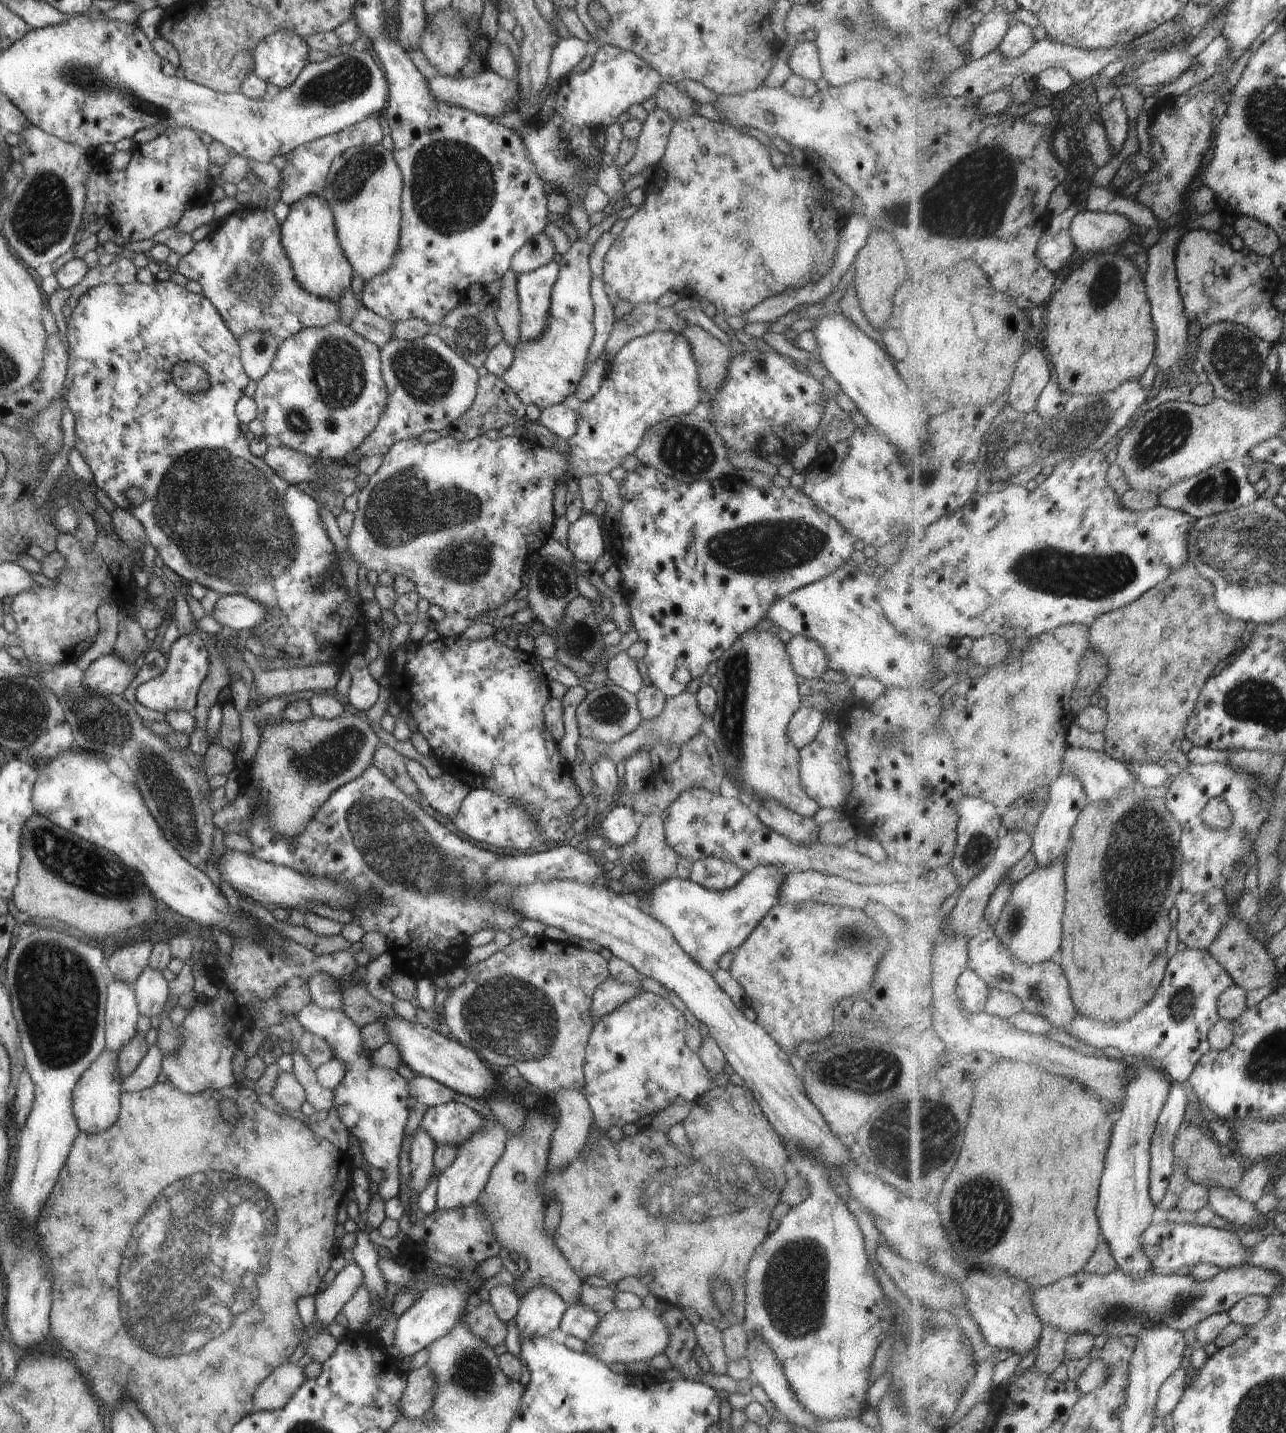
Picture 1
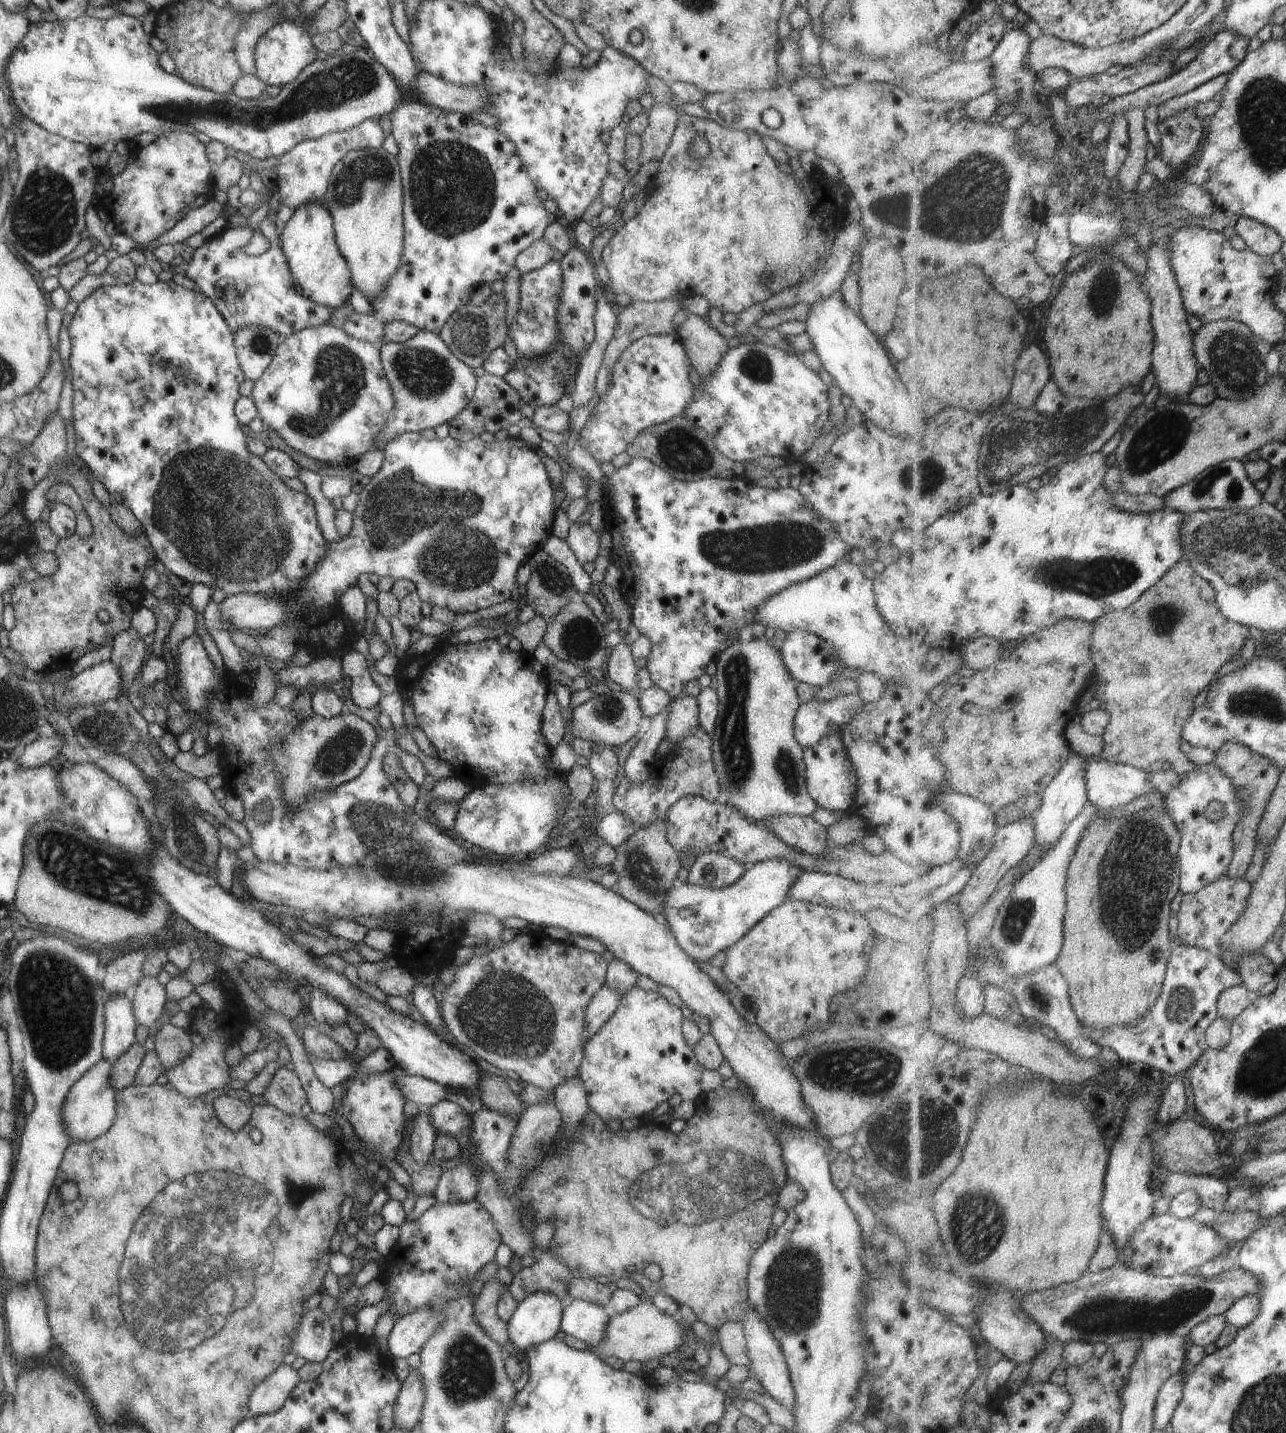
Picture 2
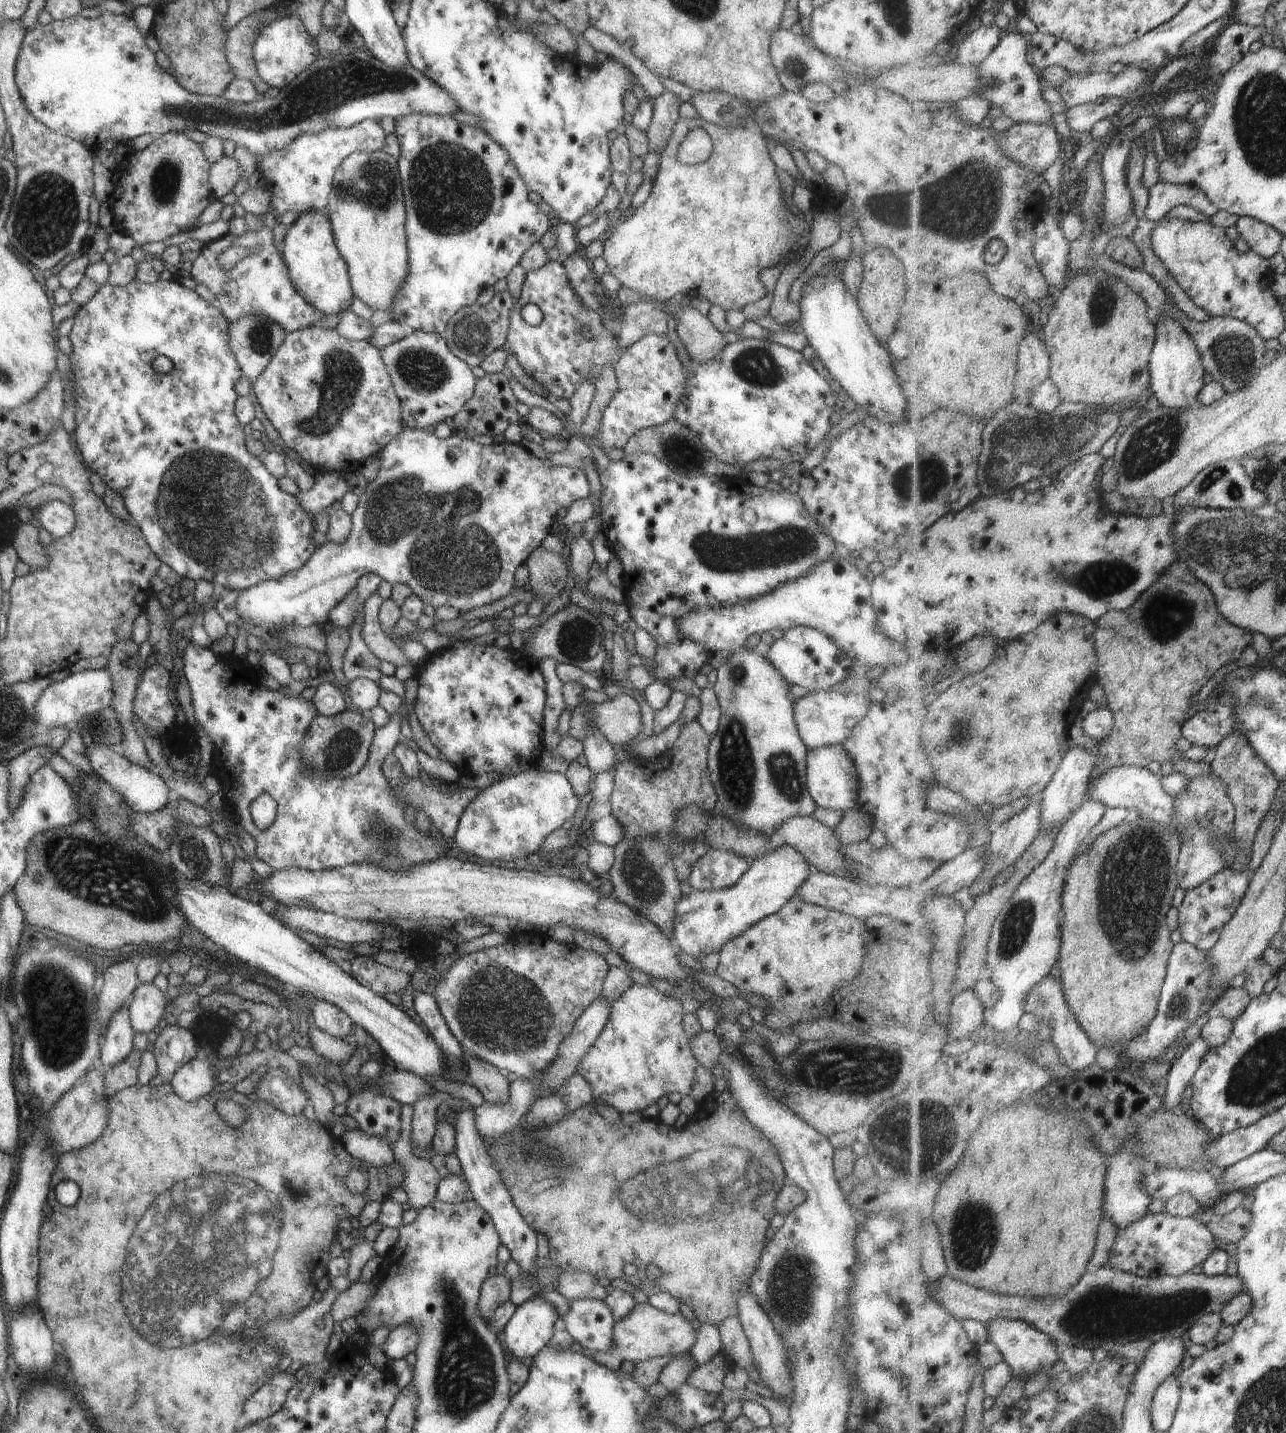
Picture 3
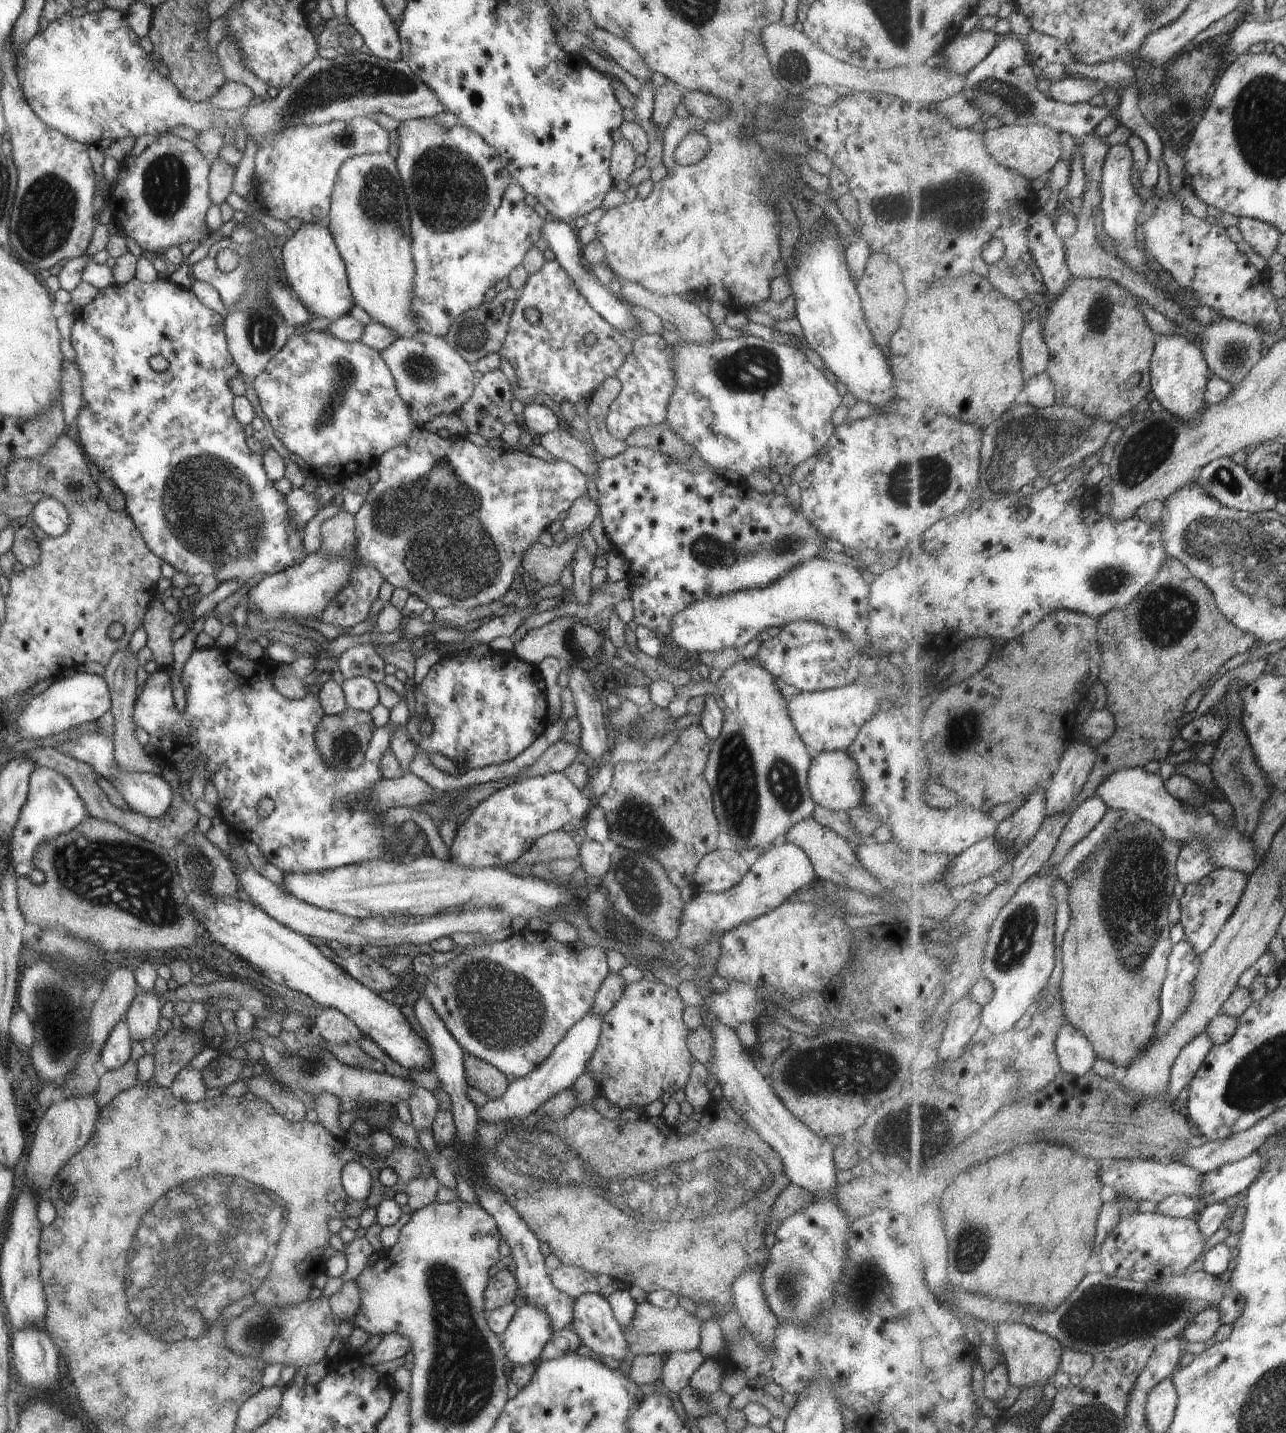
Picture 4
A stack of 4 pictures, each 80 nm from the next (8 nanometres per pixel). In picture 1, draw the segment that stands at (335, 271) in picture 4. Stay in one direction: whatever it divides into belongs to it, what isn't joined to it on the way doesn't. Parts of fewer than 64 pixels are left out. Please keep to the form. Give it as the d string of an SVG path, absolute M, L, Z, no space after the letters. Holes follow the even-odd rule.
M309 194L297 200L297 202L293 202L288 207L289 213L285 216L285 220L281 222L280 226L280 244L285 252L285 256L287 256L287 260L289 260L295 282L297 282L301 290L307 294L313 294L315 298L323 298L331 300L331 302L338 301L343 292L350 287L353 270L351 270L349 262L347 262L344 254L341 252L341 248L339 248L329 204L327 204L322 194Z

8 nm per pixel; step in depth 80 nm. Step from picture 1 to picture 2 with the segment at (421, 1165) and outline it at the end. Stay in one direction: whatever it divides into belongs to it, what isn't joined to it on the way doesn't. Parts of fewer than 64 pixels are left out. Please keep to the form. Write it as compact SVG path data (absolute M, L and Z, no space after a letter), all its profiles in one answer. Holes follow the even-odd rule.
M420 1109L418 1114L414 1116L413 1131L410 1135L409 1152L413 1162L423 1164L423 1162L429 1161L435 1136L436 1131L429 1122L429 1116L427 1116L425 1109Z

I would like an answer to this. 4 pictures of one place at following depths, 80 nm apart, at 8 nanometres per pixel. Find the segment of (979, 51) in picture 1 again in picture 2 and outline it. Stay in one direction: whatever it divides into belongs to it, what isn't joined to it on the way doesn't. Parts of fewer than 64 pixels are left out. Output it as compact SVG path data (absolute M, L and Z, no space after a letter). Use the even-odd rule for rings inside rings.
M994 14L989 20L979 24L967 39L964 53L959 57L968 62L981 62L991 58L1005 37L1006 23L1007 20L1003 16Z

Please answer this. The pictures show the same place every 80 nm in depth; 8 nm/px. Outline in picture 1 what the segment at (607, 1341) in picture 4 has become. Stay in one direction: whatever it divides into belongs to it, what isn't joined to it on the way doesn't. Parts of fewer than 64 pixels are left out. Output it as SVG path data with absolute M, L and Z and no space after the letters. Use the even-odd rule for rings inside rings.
M582 1303L571 1304L563 1312L558 1328L565 1335L585 1341L595 1332L600 1317L601 1314Z

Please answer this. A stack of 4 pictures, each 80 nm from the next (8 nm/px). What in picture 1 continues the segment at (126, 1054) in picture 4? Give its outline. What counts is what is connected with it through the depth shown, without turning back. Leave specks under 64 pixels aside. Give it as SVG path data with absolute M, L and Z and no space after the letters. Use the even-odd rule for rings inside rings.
M110 980L104 1007L104 1049L116 1053L135 1034L137 1006L133 990L121 980Z

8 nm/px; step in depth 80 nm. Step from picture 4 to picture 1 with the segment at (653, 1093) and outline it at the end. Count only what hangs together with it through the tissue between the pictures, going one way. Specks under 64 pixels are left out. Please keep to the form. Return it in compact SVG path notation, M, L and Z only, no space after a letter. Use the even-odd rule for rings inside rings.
M642 991L623 1002L613 1012L601 1016L588 1035L583 1062L581 1093L592 1111L593 1122L599 1132L618 1132L627 1123L659 1113L677 1096L693 1101L712 1087L710 1073L701 1065L696 1053L684 1044L686 1021L667 998Z

